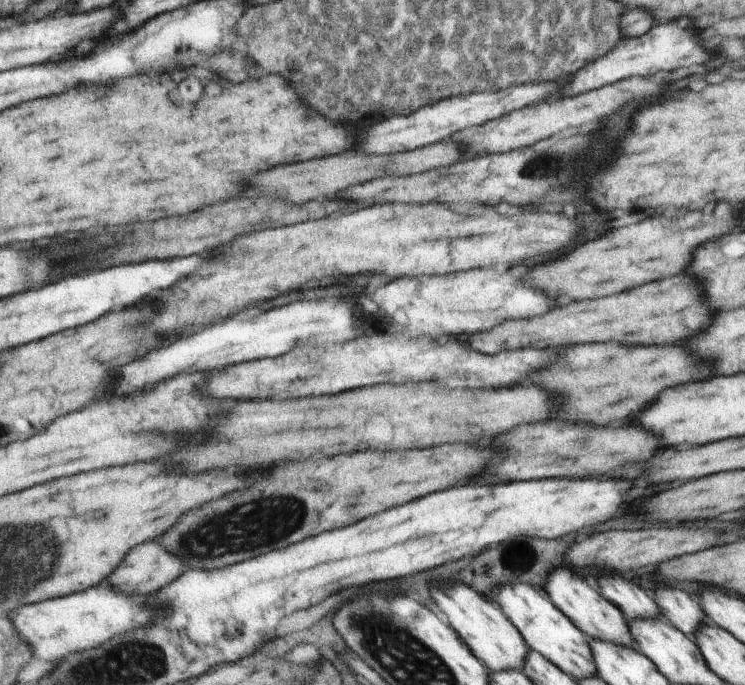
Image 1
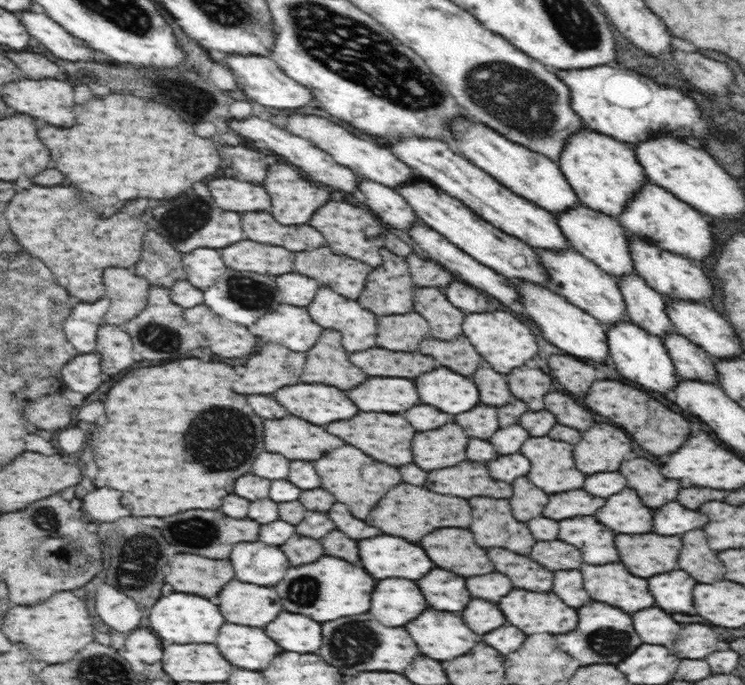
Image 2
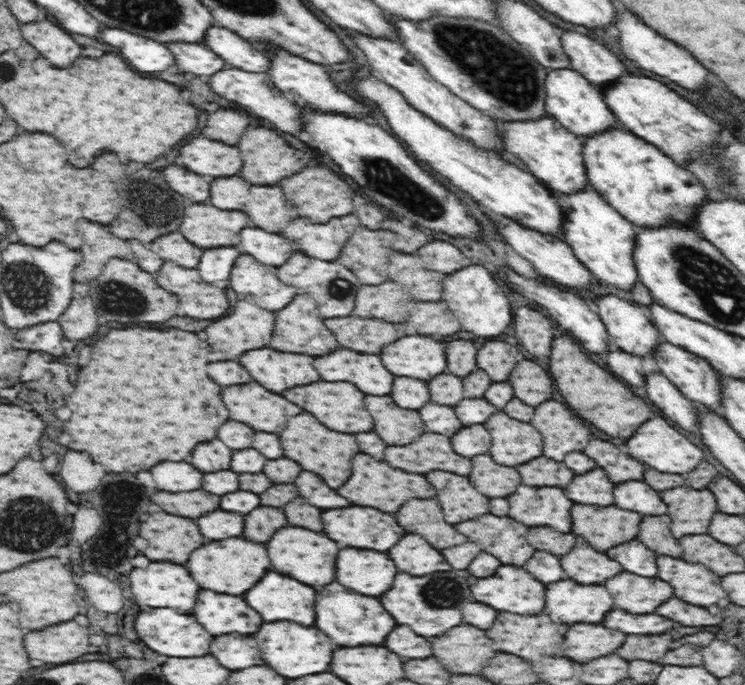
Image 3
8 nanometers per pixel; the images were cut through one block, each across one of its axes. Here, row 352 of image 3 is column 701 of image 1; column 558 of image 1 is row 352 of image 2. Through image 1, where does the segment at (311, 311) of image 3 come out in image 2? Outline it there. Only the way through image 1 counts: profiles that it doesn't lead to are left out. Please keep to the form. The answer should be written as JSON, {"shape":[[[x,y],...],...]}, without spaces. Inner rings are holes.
{"shape":[[[324,330],[320,340],[310,348],[302,382],[330,384],[342,390],[354,388],[366,380],[366,374],[348,360],[348,352],[342,346],[340,332]]]}

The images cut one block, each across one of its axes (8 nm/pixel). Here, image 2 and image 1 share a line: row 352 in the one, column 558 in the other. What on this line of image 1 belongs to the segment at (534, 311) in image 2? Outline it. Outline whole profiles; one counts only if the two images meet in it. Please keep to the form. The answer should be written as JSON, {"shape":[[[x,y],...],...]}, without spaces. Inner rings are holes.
{"shape":[[[568,568],[554,570],[554,574],[548,578],[545,593],[589,638],[623,647],[631,647],[633,644],[633,634],[624,612],[604,600],[596,590],[592,590],[580,576],[576,576]]]}

